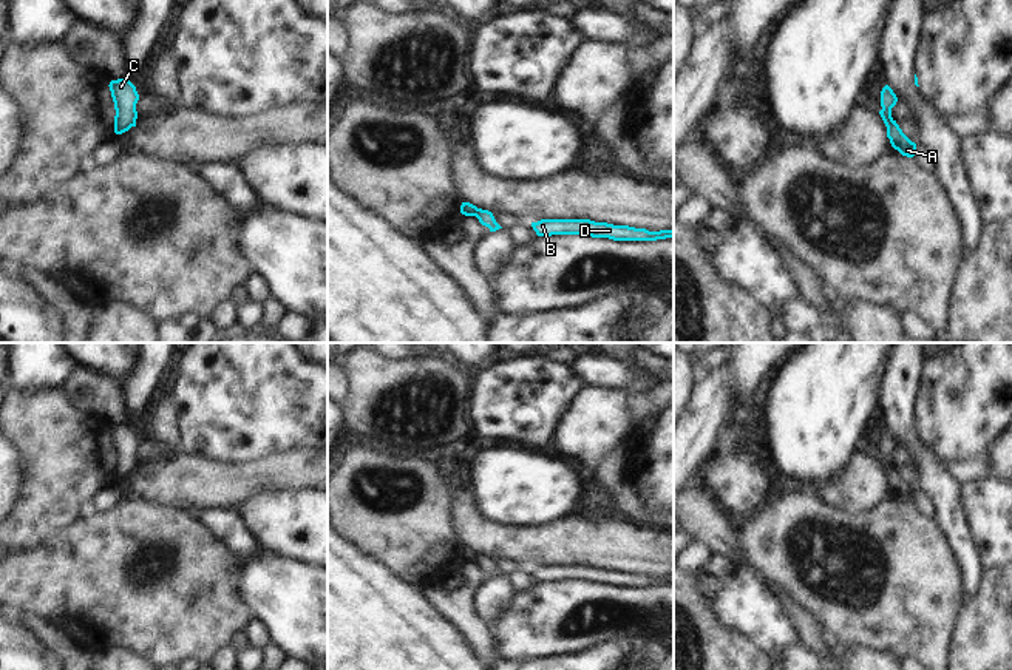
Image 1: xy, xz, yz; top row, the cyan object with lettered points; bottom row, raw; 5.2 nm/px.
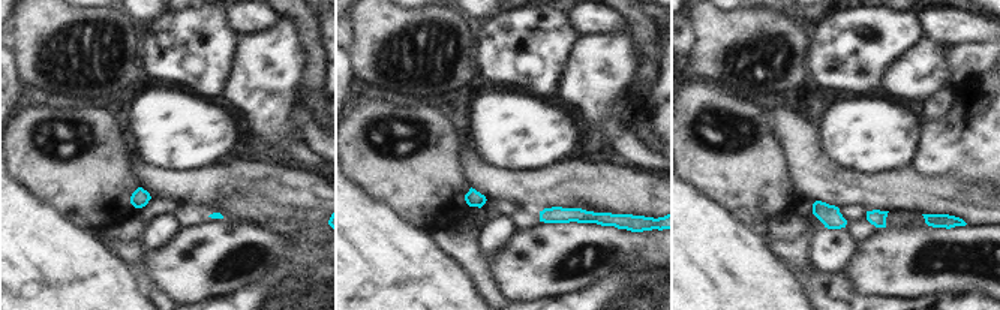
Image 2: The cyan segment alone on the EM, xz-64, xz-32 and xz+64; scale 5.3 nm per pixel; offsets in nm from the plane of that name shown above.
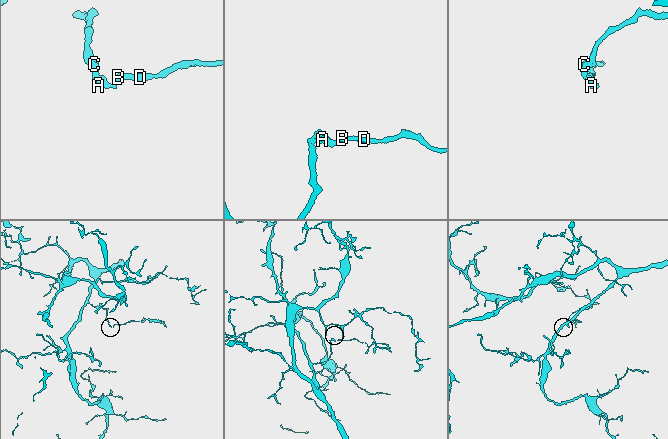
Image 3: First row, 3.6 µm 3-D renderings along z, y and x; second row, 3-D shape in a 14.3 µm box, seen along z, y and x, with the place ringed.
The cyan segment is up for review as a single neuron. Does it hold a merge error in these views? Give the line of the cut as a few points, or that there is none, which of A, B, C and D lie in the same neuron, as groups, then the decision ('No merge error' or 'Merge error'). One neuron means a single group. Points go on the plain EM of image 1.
Split along xz (478, 554), (473, 561). Groups: A B D / C. Merge error

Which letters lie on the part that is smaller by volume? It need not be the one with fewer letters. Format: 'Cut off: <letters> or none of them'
Cut off: A, B, D

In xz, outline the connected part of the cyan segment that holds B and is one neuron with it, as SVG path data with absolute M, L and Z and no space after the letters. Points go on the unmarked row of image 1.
M541 565L531 568L538 582L552 580L589 580L592 584L609 584L613 587L657 587L674 584L674 576L649 577L629 571L613 571L590 565Z

